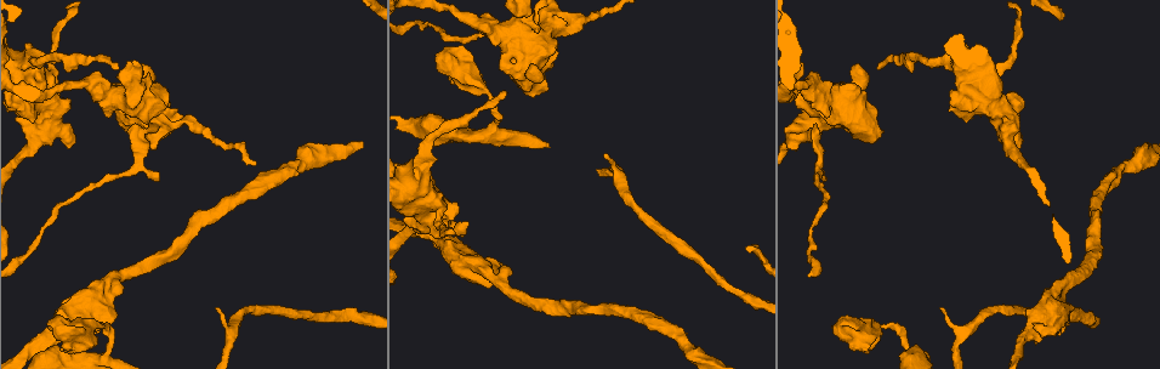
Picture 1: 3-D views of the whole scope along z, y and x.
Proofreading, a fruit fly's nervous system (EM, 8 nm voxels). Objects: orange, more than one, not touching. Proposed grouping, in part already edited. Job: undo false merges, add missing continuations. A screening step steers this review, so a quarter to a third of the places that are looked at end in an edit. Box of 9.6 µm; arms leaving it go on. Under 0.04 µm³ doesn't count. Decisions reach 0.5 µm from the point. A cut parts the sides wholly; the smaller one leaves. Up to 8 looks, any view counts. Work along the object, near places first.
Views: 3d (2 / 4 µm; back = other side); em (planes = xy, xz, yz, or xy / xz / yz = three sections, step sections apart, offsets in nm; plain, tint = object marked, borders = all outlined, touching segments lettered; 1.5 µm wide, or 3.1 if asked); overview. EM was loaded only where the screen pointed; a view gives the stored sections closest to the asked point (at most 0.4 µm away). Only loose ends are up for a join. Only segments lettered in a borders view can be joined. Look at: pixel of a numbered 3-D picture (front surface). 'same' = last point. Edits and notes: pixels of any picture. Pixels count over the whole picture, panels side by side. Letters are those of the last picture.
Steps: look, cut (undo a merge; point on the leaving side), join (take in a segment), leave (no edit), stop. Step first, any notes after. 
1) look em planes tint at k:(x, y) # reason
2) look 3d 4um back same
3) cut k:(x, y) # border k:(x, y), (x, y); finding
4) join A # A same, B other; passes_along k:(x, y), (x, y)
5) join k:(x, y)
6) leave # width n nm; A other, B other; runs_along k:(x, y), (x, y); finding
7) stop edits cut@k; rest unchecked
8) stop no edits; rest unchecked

look em yz step 4 tint at 1:(844, 334) # sudden change in width

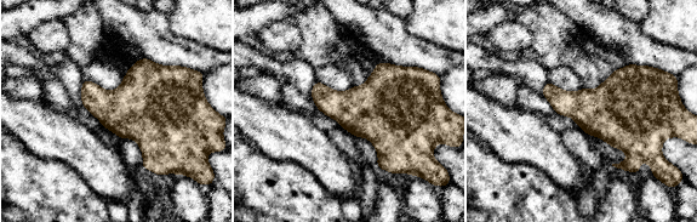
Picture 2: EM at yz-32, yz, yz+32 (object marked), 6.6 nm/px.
look em planes tint same

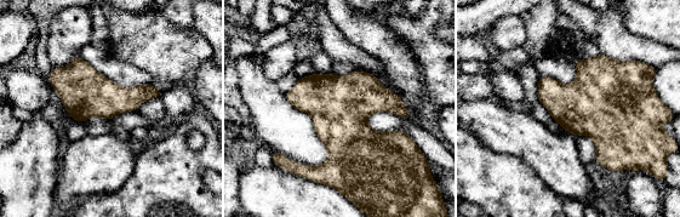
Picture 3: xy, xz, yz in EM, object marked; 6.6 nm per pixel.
look em planes borders same

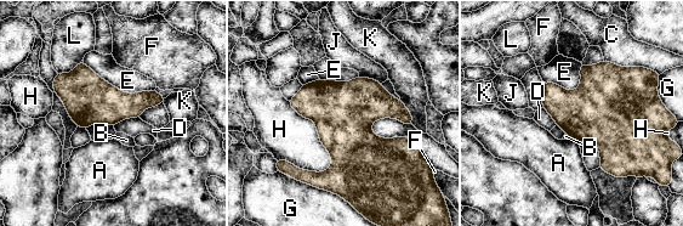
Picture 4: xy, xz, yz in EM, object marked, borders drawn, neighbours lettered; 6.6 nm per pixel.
leave # A other, B other, C other, D other, E other, F other, G other, H other, J other, K other, L other; border 4:(138, 117), (127, 117), (113, 125); all the same neuron

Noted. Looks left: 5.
look 3d 2um at 1:(492, 134) # a fork

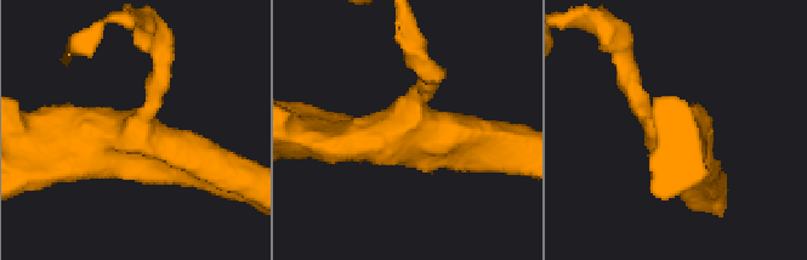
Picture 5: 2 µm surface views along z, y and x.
look em xy step 8 plain at 5:(128, 131) # now the EM

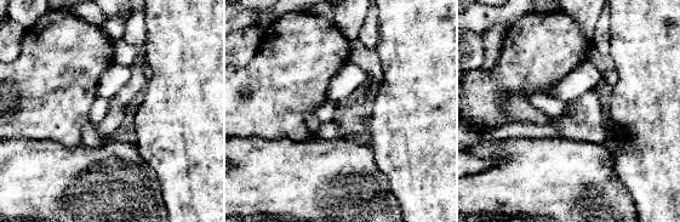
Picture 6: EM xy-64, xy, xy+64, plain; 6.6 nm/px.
look em xy step 8 borders same # see the neighbours

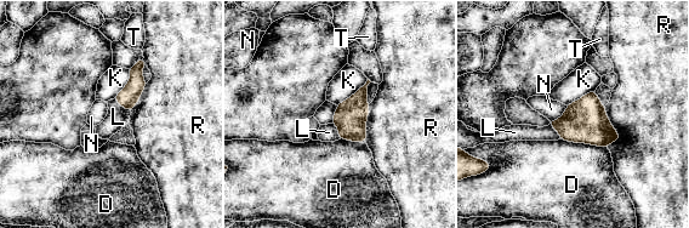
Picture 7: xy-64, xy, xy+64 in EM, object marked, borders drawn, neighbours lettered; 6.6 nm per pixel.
leave # D other, K other, L other, N other, R other, T other; one neuron here

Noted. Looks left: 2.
stop no edits; rest unchecked

